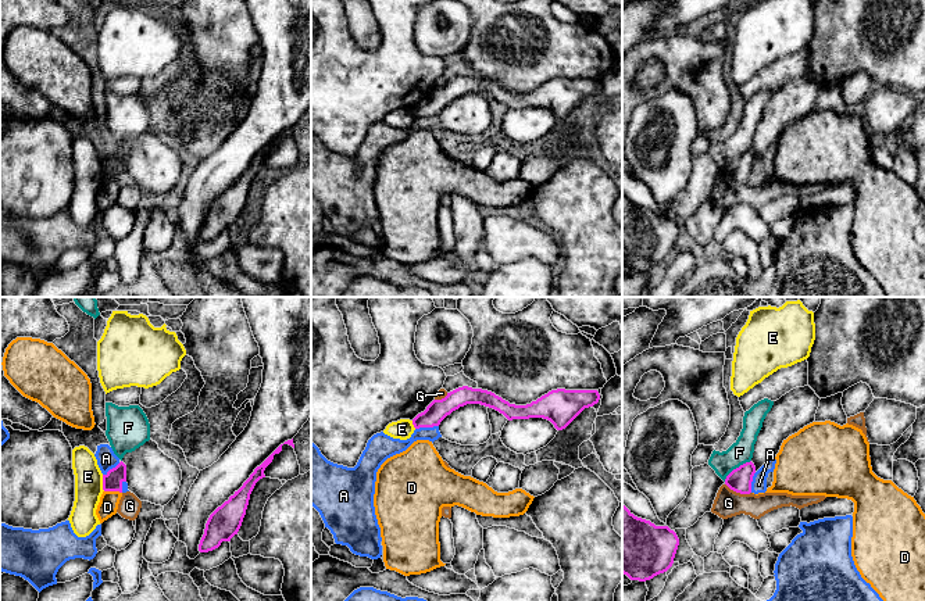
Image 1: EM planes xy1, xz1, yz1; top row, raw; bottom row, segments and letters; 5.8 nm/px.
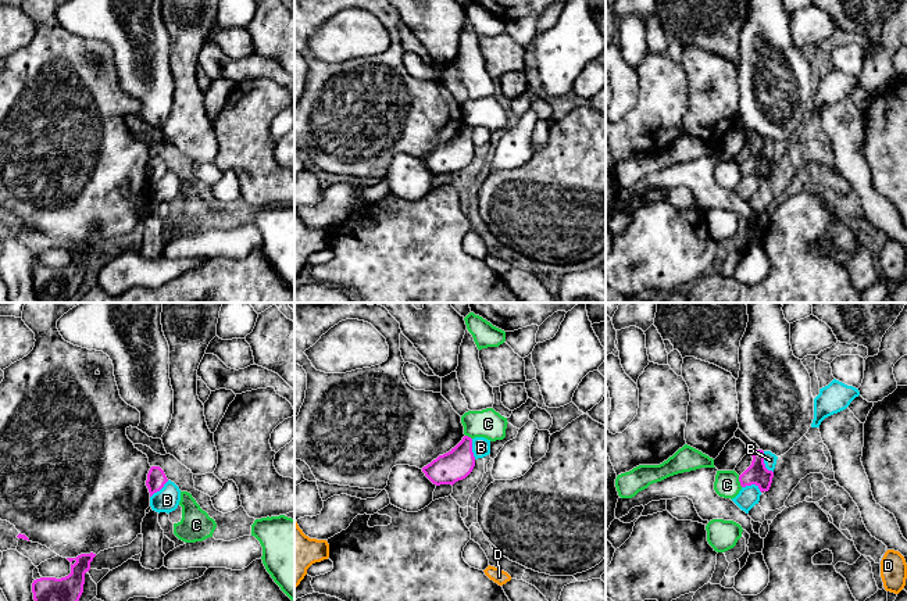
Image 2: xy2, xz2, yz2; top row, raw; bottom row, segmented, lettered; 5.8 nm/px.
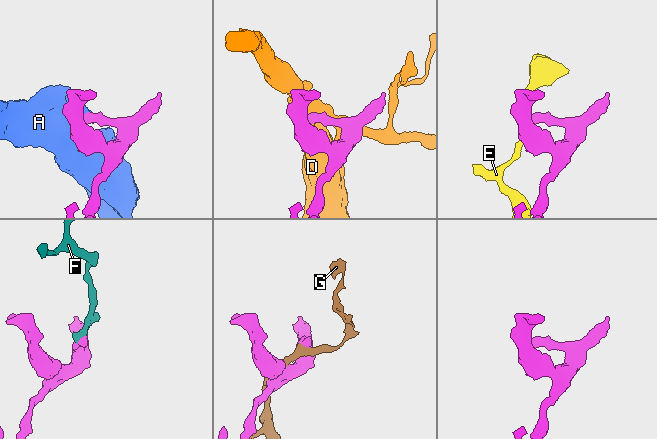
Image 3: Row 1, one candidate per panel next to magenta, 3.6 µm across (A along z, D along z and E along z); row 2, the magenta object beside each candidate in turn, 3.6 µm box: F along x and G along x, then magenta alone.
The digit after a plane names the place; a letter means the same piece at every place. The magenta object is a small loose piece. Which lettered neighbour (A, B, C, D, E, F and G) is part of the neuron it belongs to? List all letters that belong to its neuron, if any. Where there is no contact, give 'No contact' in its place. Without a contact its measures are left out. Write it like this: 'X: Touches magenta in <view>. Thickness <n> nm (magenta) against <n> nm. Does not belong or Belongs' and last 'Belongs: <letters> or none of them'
A: Touches magenta in xz1. Thickness 120 nm (magenta) against 110 nm. Does not belong
B: Touches magenta in yz2. Thickness 120 nm (magenta) against 80 nm. Does not belong
C: Touches magenta in yz2. Thickness 120 nm (magenta) against 150 nm. Does not belong
D: Touches magenta in xy1. Thickness 110 nm (magenta) against 120 nm. Does not belong
E: Touches magenta in xy1. Thickness 110 nm (magenta) against 160 nm. Does not belong
F: Touches magenta in yz1. Thickness 140 nm (magenta) against 140 nm. Does not belong
G: Touches magenta in yz1. Thickness 140 nm (magenta) against 160 nm. Does not belong
Belongs: none of them

